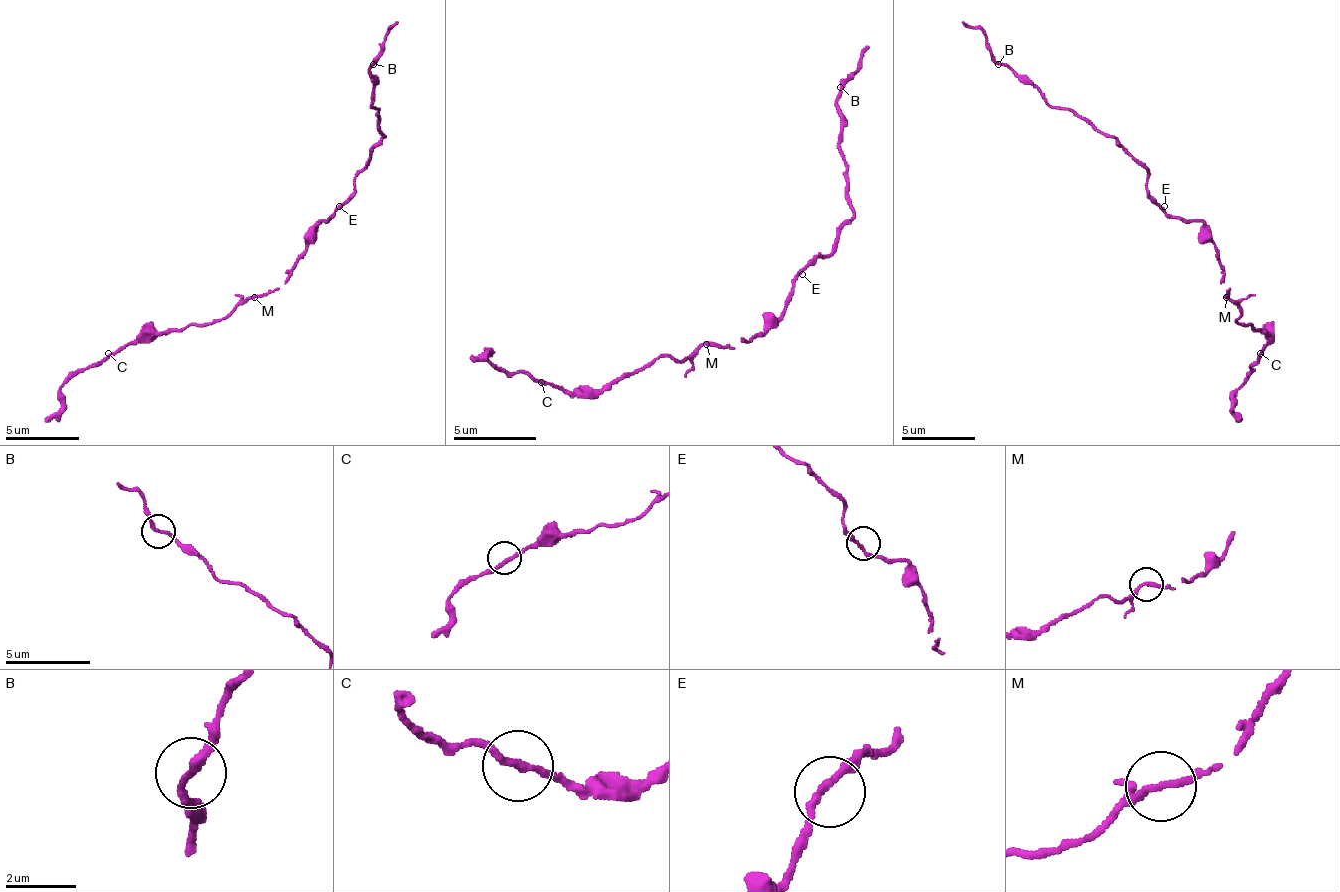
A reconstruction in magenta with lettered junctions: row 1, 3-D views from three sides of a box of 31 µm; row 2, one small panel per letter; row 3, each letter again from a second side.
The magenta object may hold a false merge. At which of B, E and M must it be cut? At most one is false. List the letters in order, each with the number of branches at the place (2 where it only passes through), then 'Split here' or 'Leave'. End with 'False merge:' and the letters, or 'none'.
B: Branches: 2. Leave
E: Branches: 2. Leave
M: Branches: 2. Leave
False merge: none

